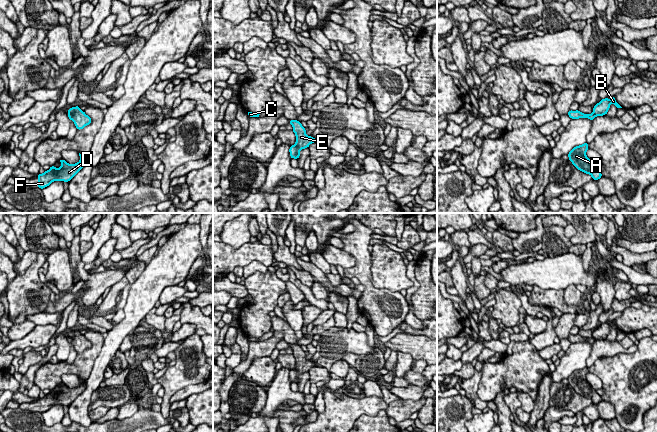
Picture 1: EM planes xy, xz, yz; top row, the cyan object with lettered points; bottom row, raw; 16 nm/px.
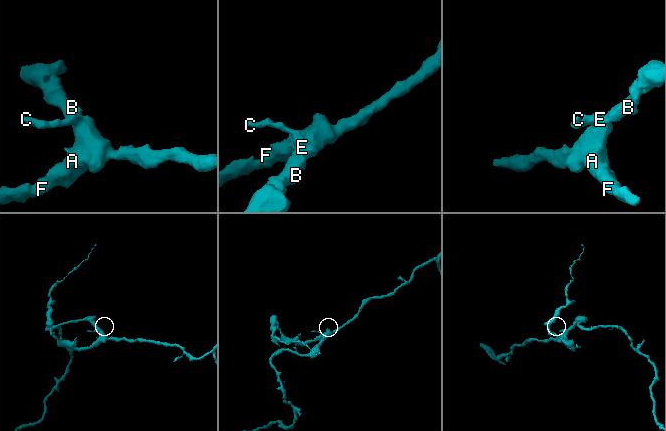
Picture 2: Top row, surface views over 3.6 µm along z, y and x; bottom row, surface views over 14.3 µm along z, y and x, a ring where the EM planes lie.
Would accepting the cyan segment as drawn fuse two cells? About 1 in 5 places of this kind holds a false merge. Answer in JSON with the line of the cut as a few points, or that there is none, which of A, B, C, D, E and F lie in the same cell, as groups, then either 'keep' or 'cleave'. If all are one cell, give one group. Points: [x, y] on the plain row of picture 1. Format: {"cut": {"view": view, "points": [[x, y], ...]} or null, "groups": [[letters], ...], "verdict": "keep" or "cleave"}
{"cut": null, "groups": [["A", "B", "C", "D", "E", "F"]], "verdict": "keep"}

